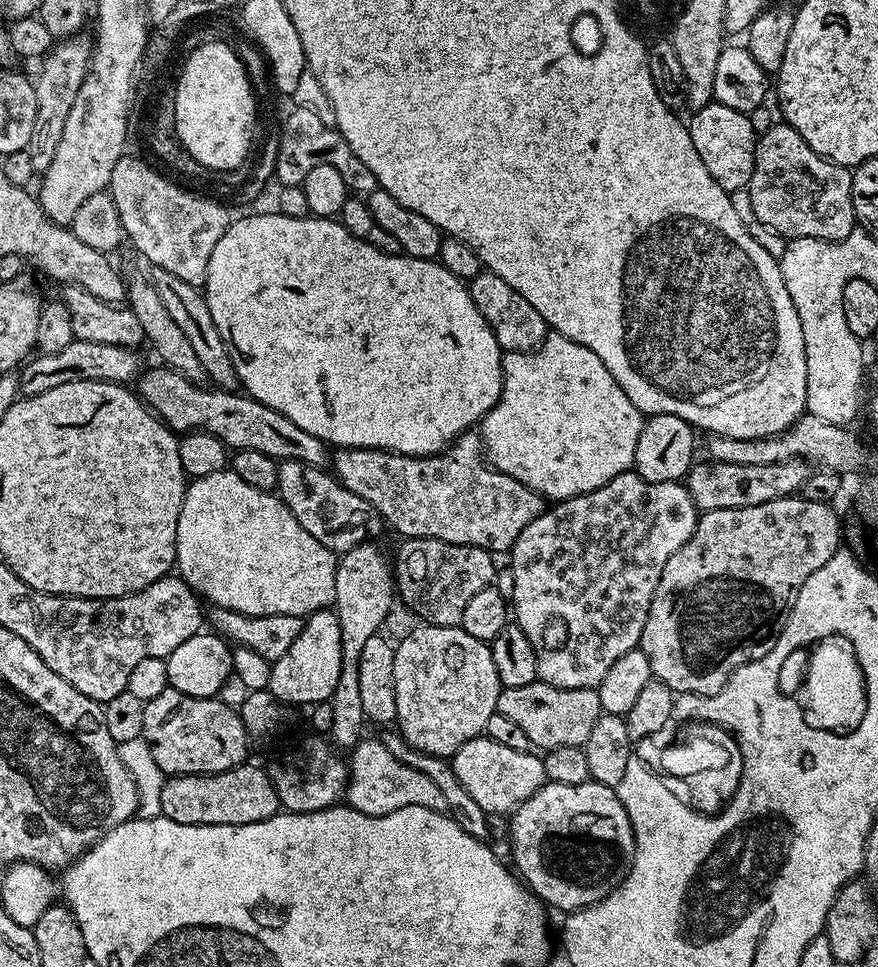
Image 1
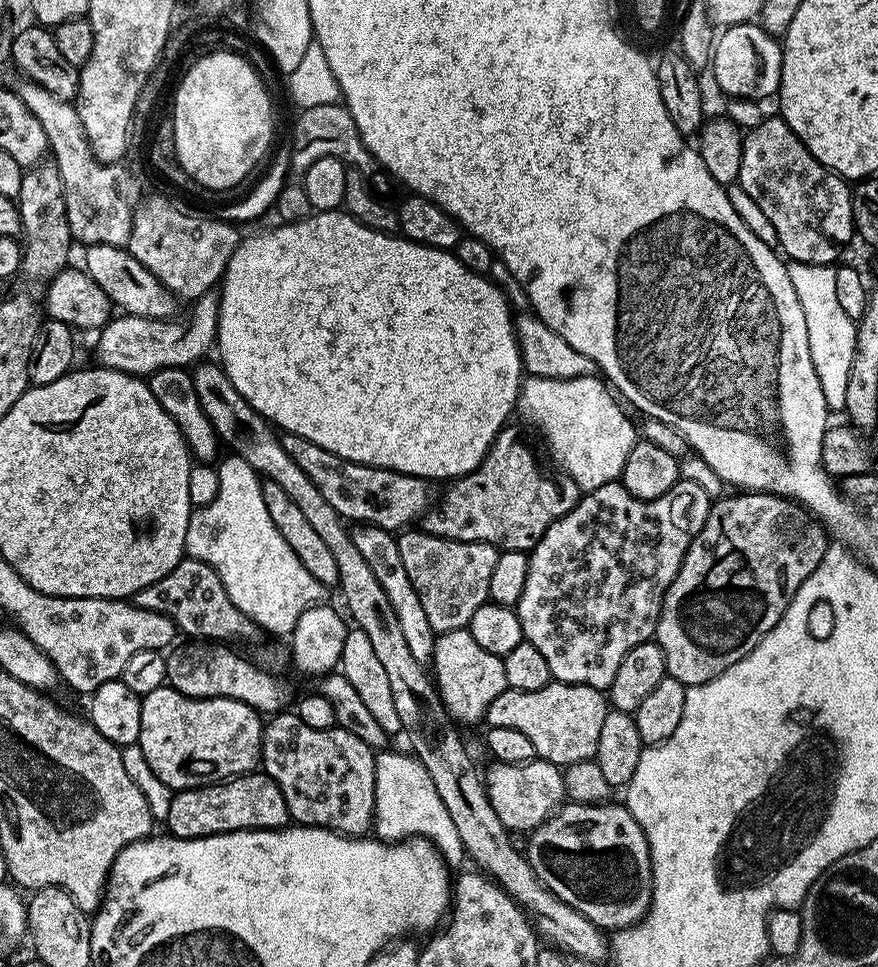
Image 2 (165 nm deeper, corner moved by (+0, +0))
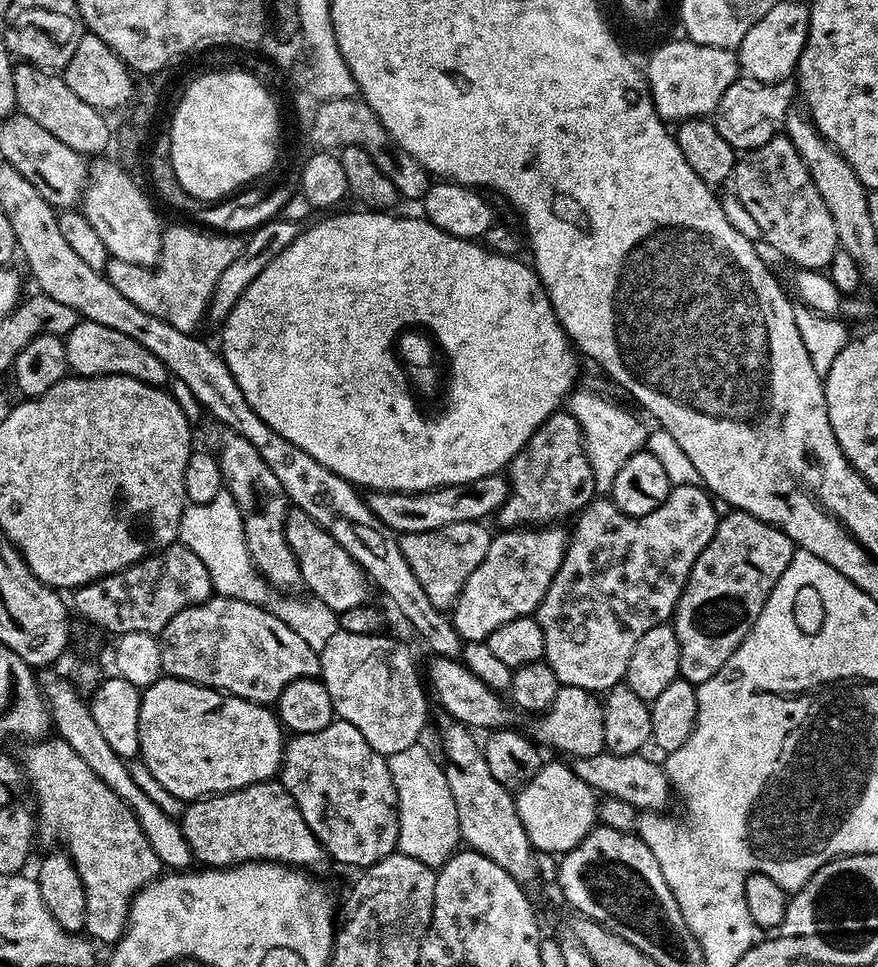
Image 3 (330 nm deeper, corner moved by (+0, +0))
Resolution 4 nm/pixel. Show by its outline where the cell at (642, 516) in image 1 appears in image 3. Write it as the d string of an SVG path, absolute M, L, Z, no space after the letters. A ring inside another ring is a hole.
M694 485L673 487L672 492L666 498L666 502L662 502L662 506L658 506L658 510L654 510L645 516L627 516L622 514L622 510L618 510L618 506L613 504L611 499L600 499L593 499L592 503L575 517L574 523L576 525L570 528L568 548L564 551L562 566L558 566L558 574L554 574L554 582L550 582L542 602L536 607L534 619L538 622L538 626L542 626L544 660L554 670L560 685L578 686L587 692L604 694L607 693L608 689L623 681L626 666L630 666L630 654L634 654L634 646L638 646L638 638L642 638L642 634L646 634L646 630L673 619L676 603L686 586L686 578L690 574L698 554L702 554L702 550L706 550L710 538L714 538L718 517L715 514L713 497L703 487Z

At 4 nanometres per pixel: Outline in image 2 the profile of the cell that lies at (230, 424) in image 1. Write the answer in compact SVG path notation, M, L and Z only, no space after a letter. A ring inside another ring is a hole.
M284 432L280 436L282 450L294 458L298 470L302 470L318 486L322 498L345 521L357 525L372 525L384 528L390 533L407 529L424 517L432 509L438 496L438 488L425 476L411 476L405 472L395 472L389 468L375 468L358 462L350 462L330 450L322 450L318 442L310 442L310 438L302 438L293 432Z

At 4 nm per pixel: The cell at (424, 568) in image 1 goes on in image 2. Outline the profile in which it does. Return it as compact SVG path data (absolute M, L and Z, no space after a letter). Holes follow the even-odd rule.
M404 530L396 536L407 577L422 602L427 621L439 633L467 629L478 606L489 603L490 577L501 549L486 542L462 542L435 536L423 530Z

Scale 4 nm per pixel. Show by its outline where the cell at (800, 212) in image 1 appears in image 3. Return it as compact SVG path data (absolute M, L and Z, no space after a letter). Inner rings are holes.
M783 134L770 138L762 146L752 148L737 159L736 170L731 177L734 195L750 210L754 222L758 222L760 240L768 243L780 256L785 256L800 270L824 270L840 247L838 230L834 230L834 218L818 194L818 186L806 170L806 162L794 148L794 142Z

